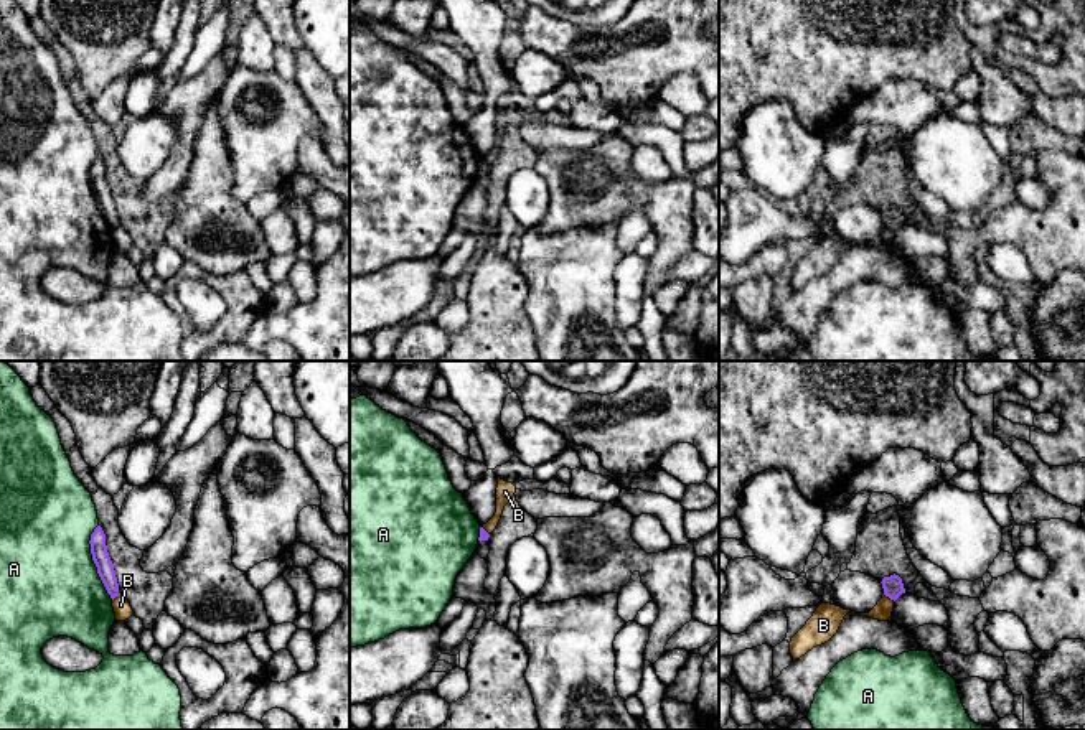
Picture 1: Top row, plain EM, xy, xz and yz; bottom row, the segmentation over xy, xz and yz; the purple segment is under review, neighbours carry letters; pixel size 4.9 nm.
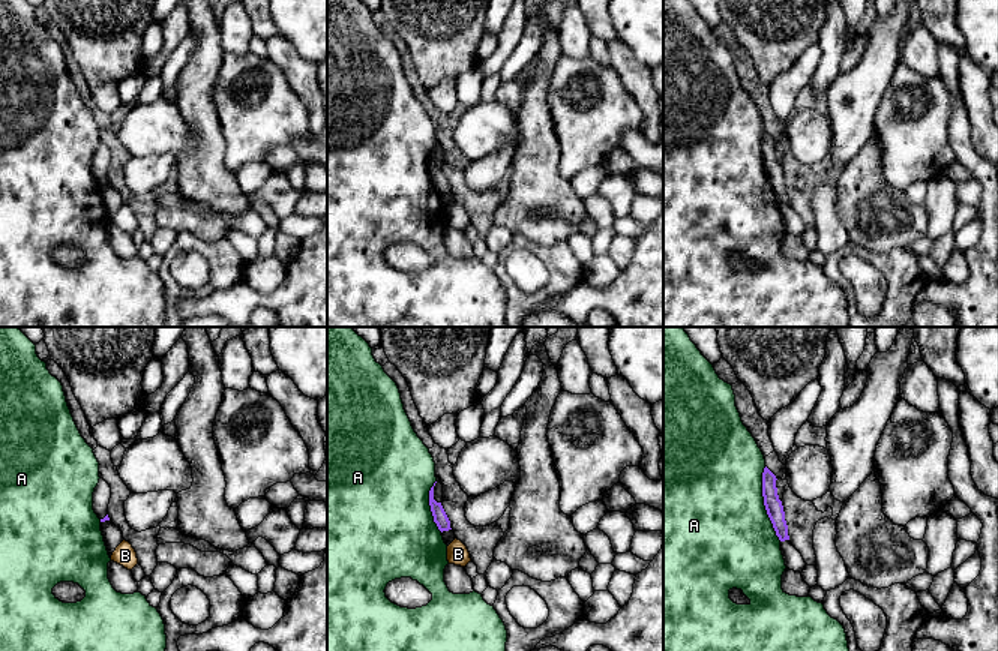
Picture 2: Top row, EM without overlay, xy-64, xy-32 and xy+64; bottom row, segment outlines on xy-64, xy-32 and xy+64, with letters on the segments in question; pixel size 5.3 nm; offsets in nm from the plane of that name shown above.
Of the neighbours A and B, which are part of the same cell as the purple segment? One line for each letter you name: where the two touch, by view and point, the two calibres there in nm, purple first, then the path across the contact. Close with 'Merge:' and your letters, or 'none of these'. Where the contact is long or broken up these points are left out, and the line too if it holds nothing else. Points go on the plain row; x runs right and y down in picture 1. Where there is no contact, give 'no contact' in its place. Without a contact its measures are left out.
Merge: none of these

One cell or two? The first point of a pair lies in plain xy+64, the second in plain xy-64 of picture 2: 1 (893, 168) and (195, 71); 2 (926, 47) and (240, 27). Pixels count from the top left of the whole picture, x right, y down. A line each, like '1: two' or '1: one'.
1: two
2: one

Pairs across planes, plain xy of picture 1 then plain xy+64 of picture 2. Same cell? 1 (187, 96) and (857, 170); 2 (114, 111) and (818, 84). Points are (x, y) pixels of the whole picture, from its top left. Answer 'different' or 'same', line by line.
1: different
2: different

